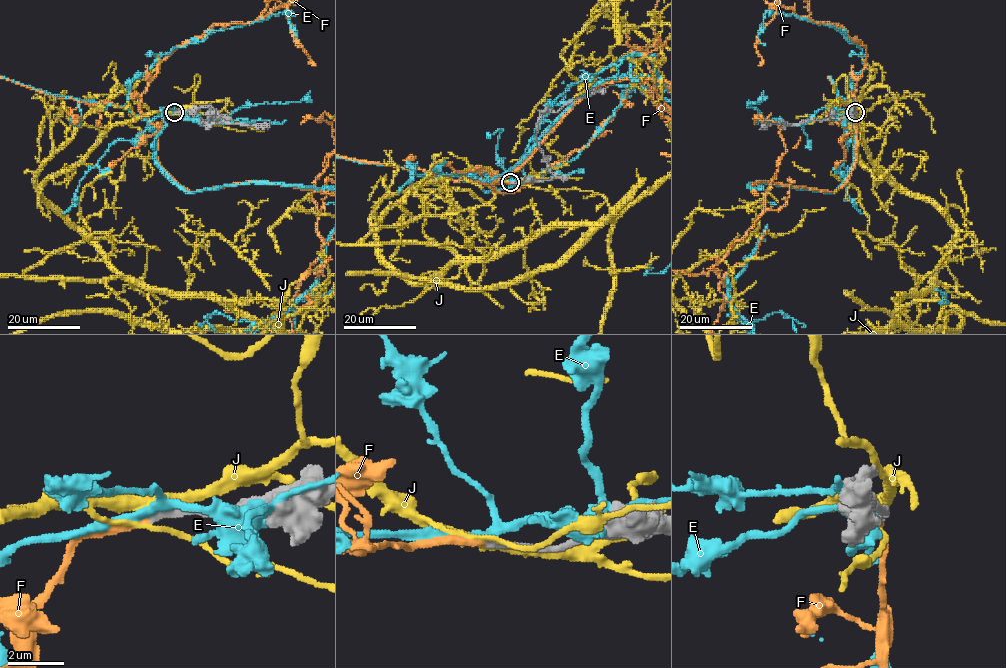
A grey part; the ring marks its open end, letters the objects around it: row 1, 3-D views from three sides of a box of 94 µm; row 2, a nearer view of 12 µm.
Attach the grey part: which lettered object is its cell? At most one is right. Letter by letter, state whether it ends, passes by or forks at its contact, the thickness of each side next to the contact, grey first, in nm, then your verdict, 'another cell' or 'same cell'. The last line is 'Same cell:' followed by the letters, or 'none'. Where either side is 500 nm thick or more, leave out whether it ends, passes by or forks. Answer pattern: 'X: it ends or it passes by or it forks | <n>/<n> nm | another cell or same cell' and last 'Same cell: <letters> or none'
E: it forks | 320/260 nm | another cell
F: it ends | 300/240 nm | same cell
J: it passes by | 360/380 nm | another cell
Same cell: F

